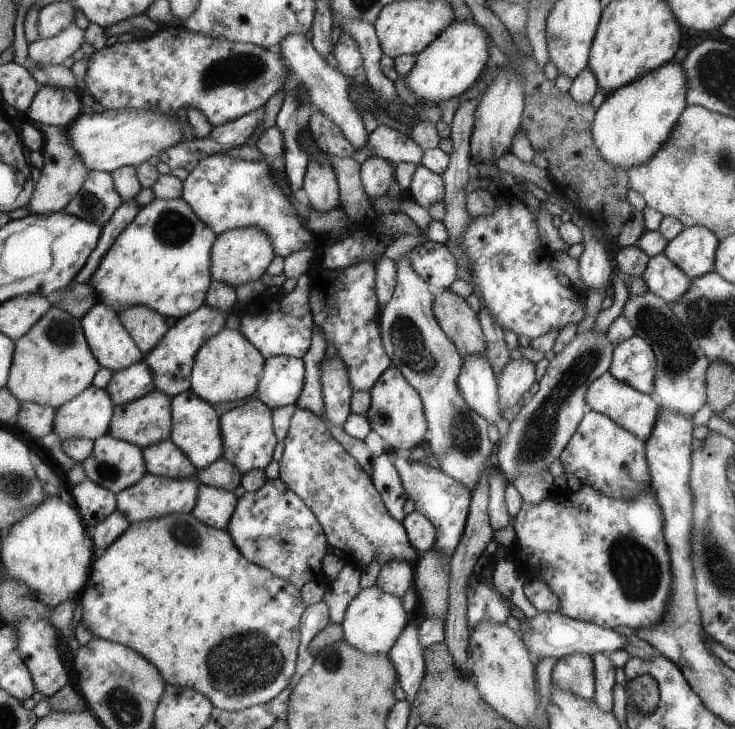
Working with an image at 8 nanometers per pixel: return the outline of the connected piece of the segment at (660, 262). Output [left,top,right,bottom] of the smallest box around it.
[641,252,691,303]

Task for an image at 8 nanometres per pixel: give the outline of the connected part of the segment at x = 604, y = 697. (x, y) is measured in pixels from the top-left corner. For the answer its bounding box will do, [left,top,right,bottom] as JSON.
[592,652,615,712]

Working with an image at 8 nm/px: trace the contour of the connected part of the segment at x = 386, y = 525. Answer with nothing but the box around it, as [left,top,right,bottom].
[278,407,420,570]

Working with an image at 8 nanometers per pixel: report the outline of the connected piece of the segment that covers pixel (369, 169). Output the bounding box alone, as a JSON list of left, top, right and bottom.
[359,155,395,202]

